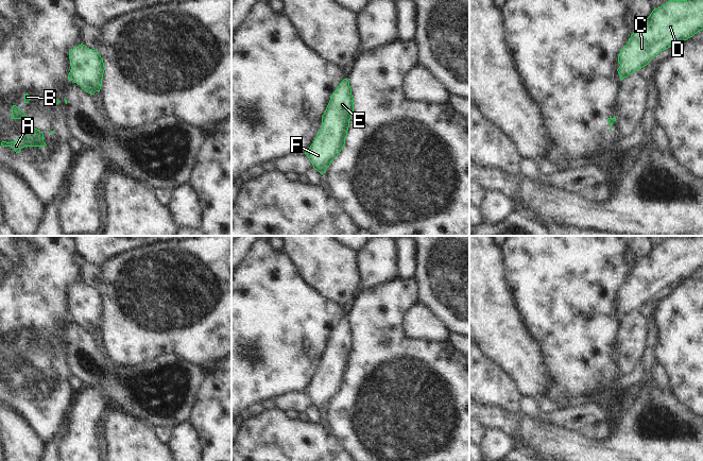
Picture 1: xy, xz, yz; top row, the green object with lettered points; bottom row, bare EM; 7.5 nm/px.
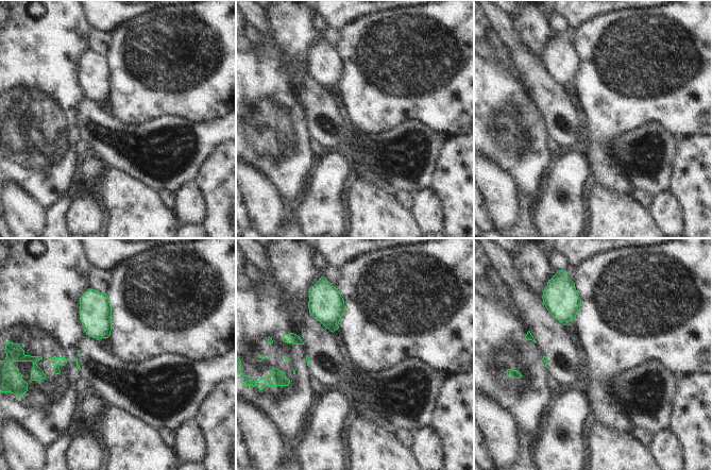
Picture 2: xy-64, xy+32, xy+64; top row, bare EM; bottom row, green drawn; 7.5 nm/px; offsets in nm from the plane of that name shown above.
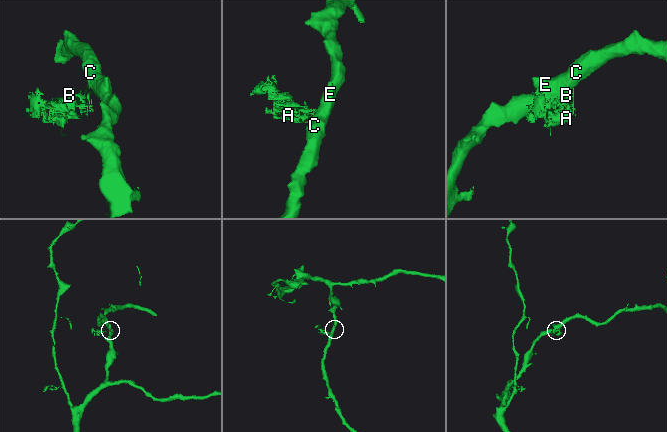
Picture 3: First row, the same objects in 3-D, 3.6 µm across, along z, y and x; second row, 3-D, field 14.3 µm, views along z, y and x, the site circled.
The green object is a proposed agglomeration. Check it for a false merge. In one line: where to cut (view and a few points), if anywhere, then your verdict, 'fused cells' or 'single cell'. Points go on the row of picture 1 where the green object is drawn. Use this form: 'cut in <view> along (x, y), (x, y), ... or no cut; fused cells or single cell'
cut in xy along (69, 72), (72, 79); fused cells

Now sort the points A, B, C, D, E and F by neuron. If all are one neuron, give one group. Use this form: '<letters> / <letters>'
A B / C D E F

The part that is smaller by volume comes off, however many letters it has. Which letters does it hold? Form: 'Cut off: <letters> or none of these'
Cut off: A, B

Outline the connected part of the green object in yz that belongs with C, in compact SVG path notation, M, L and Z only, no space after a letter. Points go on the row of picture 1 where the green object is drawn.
M670 0L654 8L650 16L639 20L629 38L629 42L621 49L617 69L620 76L628 78L633 72L647 66L659 52L678 47L703 30L703 0Z

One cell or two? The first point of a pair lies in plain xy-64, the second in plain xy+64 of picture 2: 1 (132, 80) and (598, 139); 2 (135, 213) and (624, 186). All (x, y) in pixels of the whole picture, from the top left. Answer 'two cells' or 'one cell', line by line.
1: one cell
2: two cells

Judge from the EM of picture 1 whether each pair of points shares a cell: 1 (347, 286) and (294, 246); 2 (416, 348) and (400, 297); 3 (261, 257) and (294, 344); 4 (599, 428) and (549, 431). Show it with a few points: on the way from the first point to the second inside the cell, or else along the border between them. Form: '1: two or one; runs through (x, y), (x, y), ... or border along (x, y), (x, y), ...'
1: one; runs through (335, 273), (307, 246)
2: one; runs through (403, 340), (397, 335), (397, 311)
3: one; runs through (267, 278), (268, 318), (273, 323)
4: two; border along (547, 421), (560, 424), (588, 440), (594, 440)

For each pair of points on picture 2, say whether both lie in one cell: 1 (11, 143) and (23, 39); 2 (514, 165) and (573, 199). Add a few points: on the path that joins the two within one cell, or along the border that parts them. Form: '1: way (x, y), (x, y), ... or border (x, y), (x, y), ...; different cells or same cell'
1: way (11, 117), (11, 100), (23, 83), (23, 65); same cell
2: border (545, 180), (538, 199); different cells

